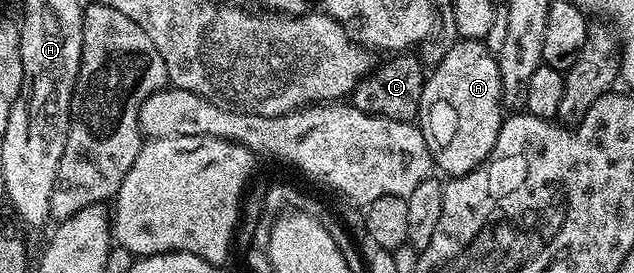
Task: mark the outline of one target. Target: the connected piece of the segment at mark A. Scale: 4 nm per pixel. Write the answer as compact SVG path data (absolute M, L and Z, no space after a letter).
M460 38L449 49L445 59L433 67L423 85L417 126L419 132L425 137L425 145L431 154L432 164L438 170L440 167L447 177L467 175L487 162L491 150L495 148L499 127L505 118L499 60L492 52L491 55L487 52L487 45L486 42L477 39Z

